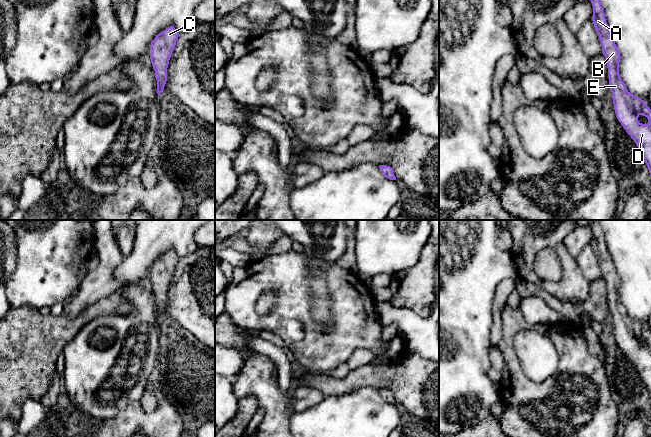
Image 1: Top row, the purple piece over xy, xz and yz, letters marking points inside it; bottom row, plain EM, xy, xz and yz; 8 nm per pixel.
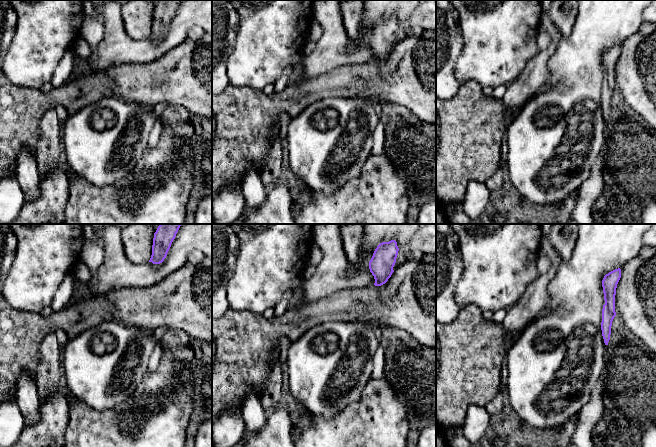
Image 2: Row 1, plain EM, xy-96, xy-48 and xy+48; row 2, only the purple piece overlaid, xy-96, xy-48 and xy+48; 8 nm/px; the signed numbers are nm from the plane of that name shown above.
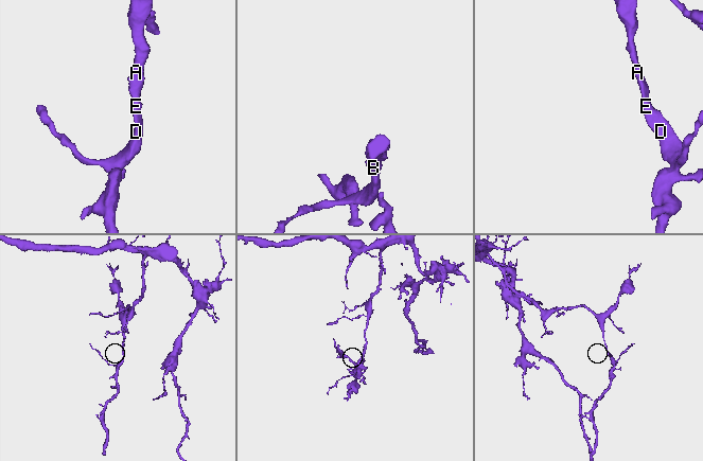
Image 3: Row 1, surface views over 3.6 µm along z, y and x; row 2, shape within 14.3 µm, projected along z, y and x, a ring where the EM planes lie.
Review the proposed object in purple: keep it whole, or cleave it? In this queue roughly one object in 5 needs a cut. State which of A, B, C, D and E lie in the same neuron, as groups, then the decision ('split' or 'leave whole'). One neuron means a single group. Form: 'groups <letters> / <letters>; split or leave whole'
groups A B C D E; leave whole

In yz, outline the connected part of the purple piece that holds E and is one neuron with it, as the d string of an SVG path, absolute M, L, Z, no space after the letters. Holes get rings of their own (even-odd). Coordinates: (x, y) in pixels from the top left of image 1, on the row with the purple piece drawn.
M590 0L590 1L593 6L592 21L601 42L602 53L607 61L609 86L610 86L610 92L613 95L613 104L616 117L618 121L621 123L621 125L624 127L626 132L631 136L631 138L636 143L651 174L651 110L641 98L630 93L627 90L625 84L623 83L619 75L620 54L613 40L613 36L609 29L609 26L606 22L601 2L600 0ZM640 115L643 115L648 119L647 124L642 124L638 121L638 117Z

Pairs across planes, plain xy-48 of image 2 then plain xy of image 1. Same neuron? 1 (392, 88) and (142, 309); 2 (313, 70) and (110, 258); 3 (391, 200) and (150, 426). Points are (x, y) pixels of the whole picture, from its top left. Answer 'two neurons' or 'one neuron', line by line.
1: two neurons
2: one neuron
3: one neuron

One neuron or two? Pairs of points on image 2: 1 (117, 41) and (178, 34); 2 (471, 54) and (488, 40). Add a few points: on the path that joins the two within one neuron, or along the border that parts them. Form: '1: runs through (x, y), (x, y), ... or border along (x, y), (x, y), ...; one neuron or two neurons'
1: runs through (132, 49), (155, 49), (163, 45); one neuron
2: runs through (476, 54), (485, 45); one neuron

